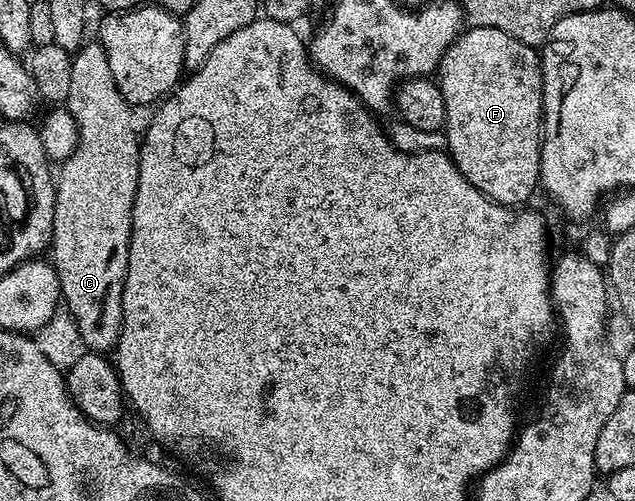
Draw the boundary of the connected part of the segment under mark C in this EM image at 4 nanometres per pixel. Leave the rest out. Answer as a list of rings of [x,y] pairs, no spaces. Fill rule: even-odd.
[[[84,43],[74,50],[69,71],[69,95],[66,111],[76,123],[79,141],[71,156],[58,166],[55,183],[55,210],[49,242],[49,260],[55,266],[62,304],[71,312],[70,320],[80,332],[86,348],[92,352],[110,352],[119,340],[123,326],[123,284],[129,263],[133,203],[137,195],[140,134],[131,122],[132,106],[117,91],[105,47]]]

